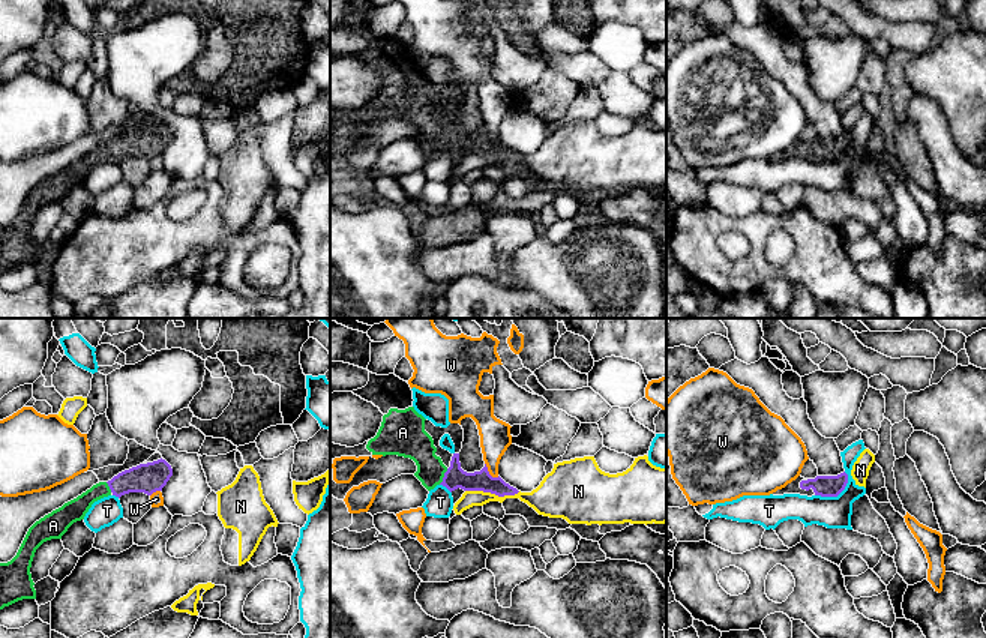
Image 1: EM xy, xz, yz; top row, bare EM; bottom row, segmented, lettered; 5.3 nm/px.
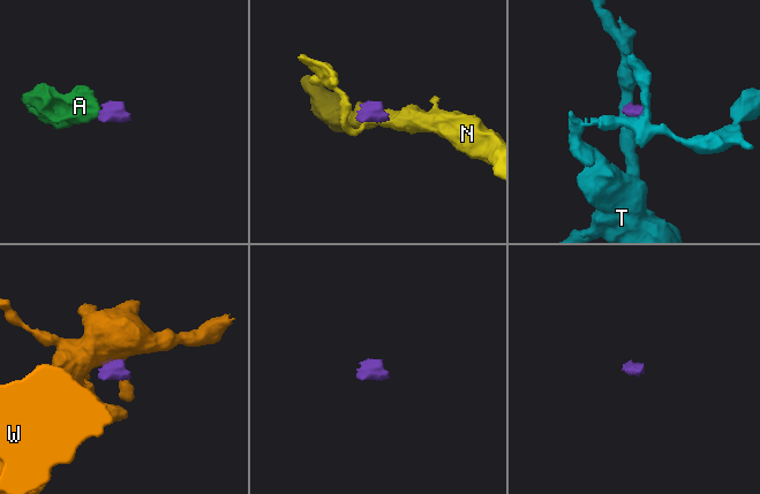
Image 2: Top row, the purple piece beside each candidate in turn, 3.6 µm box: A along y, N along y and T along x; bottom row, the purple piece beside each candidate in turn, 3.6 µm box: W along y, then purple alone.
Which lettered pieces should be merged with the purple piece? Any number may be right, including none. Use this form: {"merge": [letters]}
{"merge": ["A"]}

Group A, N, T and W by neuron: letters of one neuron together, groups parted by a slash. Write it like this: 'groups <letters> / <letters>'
groups A / N / T / W

